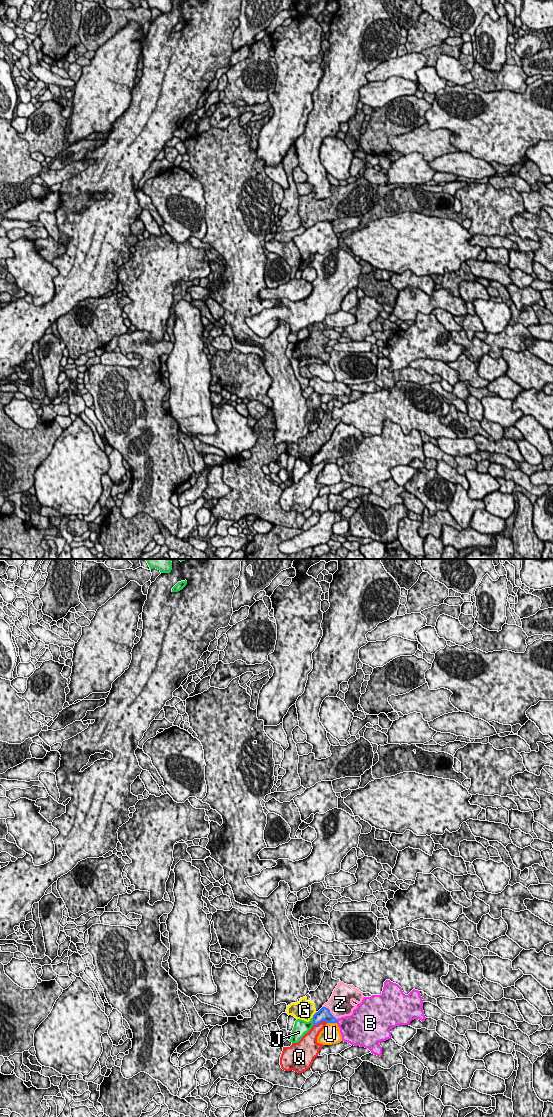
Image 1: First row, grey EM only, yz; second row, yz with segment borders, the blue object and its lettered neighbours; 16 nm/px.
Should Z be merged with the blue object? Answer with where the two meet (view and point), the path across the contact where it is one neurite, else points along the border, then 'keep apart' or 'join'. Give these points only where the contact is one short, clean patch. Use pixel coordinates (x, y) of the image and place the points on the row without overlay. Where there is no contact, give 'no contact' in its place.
contact yz (329, 452); way yz (323, 454), (329, 452), (340, 444); join

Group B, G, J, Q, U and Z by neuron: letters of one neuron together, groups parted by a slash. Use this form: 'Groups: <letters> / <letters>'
Groups: B / G / J / Q / U / Z

